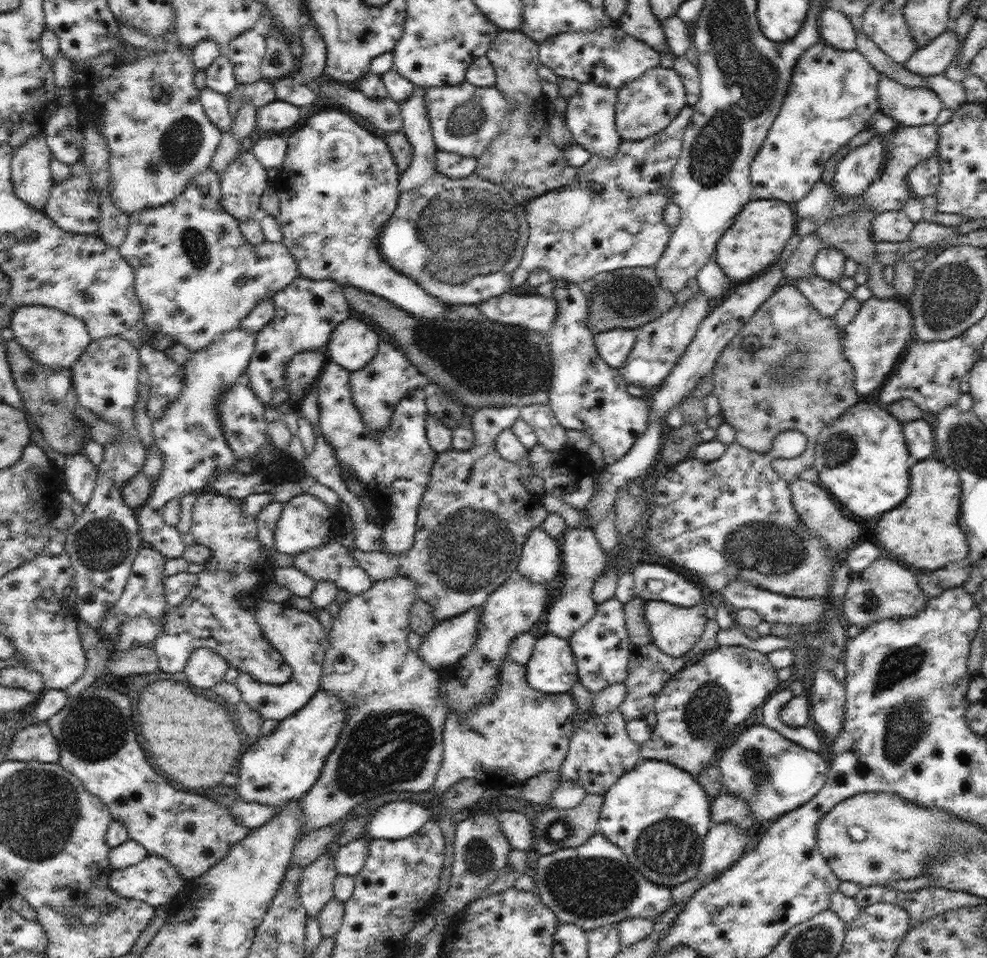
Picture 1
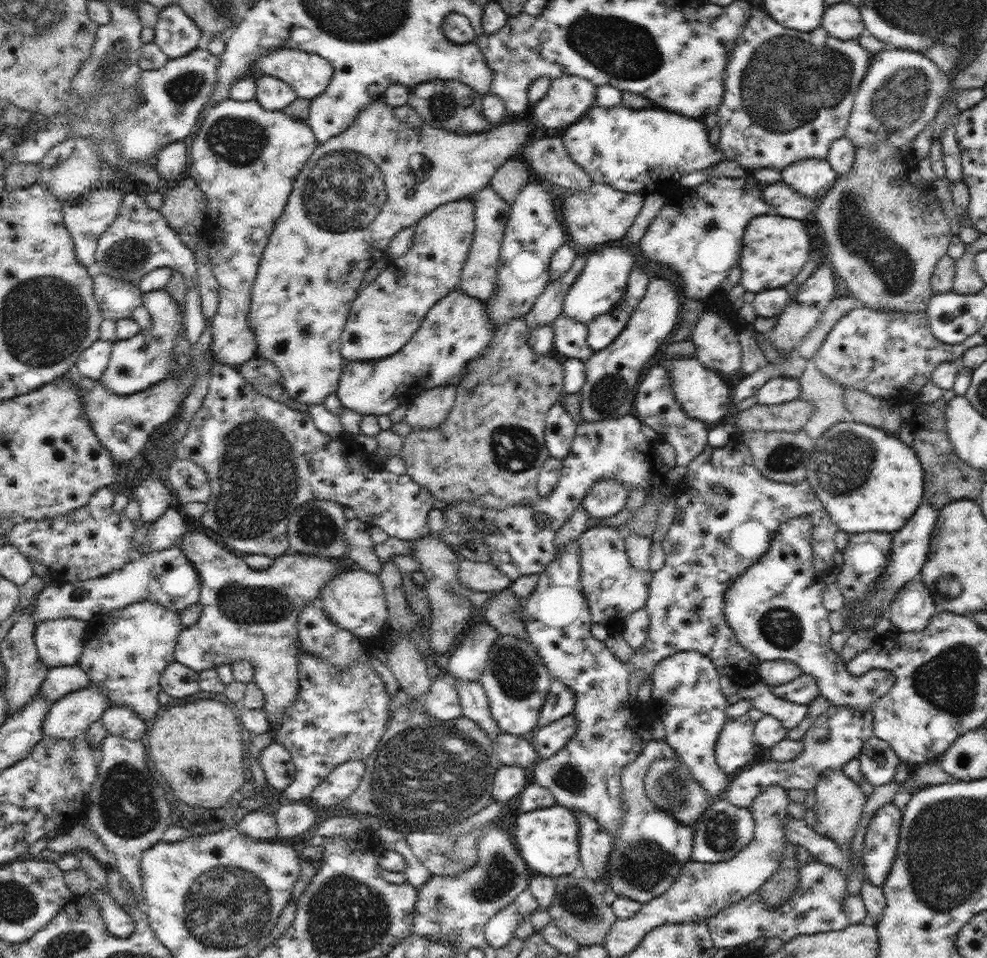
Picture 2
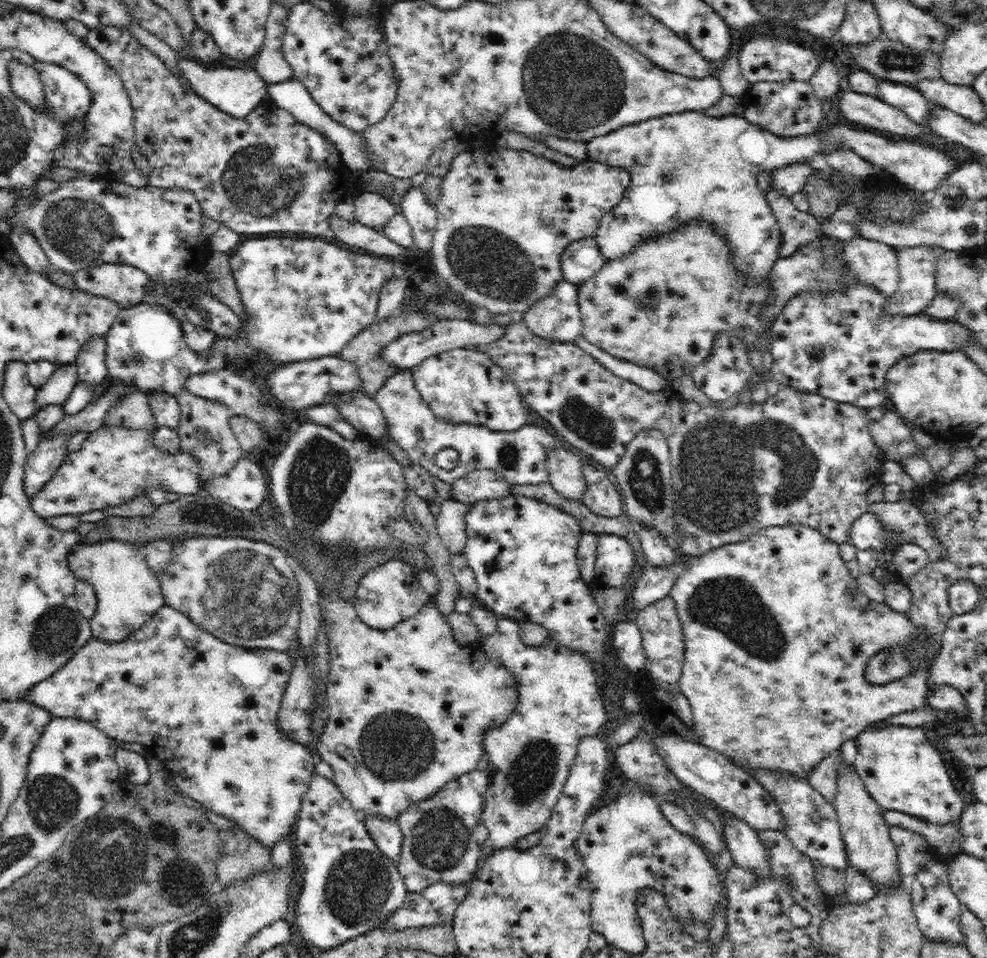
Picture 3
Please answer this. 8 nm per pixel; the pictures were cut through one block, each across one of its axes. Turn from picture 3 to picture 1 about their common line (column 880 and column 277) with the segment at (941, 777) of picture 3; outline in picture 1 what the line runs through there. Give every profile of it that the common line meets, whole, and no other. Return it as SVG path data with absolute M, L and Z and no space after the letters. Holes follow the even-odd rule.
M318 690L308 704L279 721L274 732L261 735L257 742L248 748L248 754L244 754L240 762L240 780L236 786L239 798L246 802L258 802L272 807L284 806L295 798L302 798L316 784L326 758L336 747L338 735L346 722L347 704L337 696L338 694Z

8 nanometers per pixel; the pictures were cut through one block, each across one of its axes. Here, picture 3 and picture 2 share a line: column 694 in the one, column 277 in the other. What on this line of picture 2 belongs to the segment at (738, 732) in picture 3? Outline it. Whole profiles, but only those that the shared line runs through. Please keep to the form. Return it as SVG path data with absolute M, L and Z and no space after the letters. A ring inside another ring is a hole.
M192 525L178 546L192 561L201 580L199 603L202 616L190 628L184 627L175 647L175 661L200 673L221 664L249 660L254 665L252 688L264 693L269 733L278 728L281 718L298 698L298 617L304 606L321 596L322 587L333 576L352 565L348 558L331 559L294 552L275 558L267 569L250 568L242 555L218 545Z

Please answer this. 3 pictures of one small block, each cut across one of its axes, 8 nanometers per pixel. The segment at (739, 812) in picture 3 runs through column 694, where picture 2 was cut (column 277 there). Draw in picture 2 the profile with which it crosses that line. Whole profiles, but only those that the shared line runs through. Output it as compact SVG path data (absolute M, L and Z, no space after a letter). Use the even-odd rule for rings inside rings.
M273 740L260 754L260 766L268 784L280 792L286 790L294 780L296 769L290 752Z

